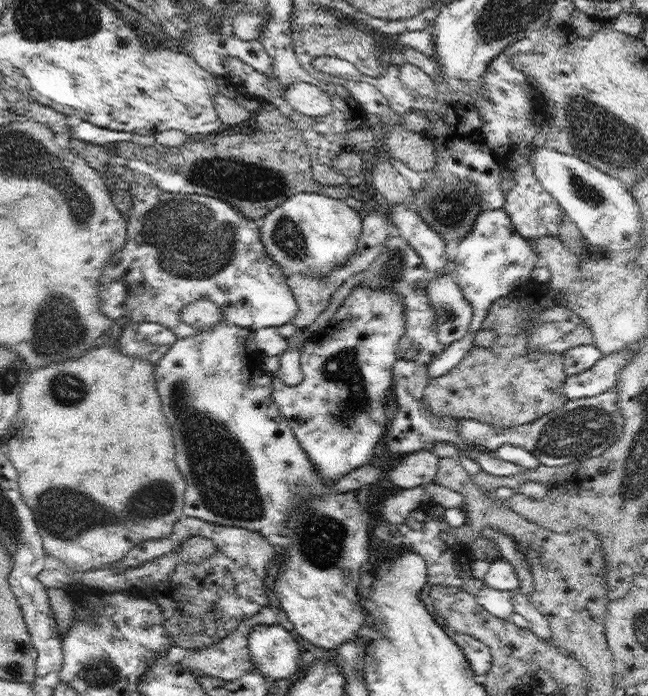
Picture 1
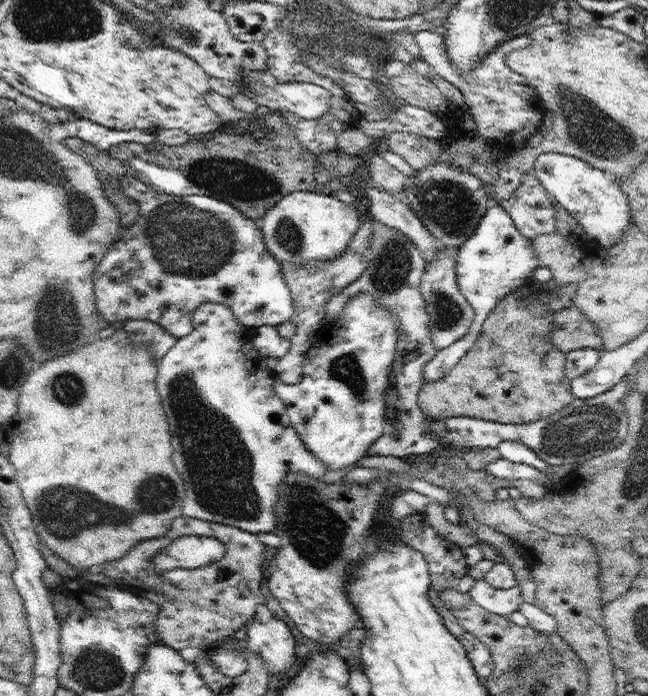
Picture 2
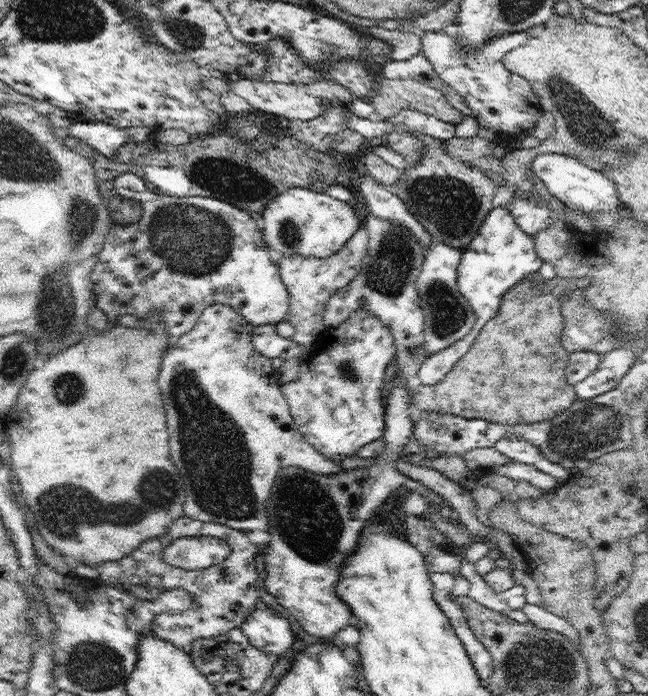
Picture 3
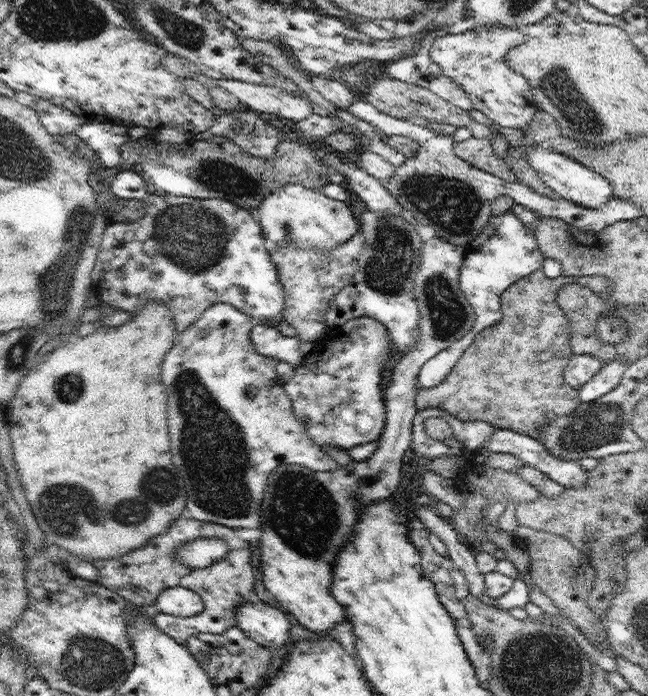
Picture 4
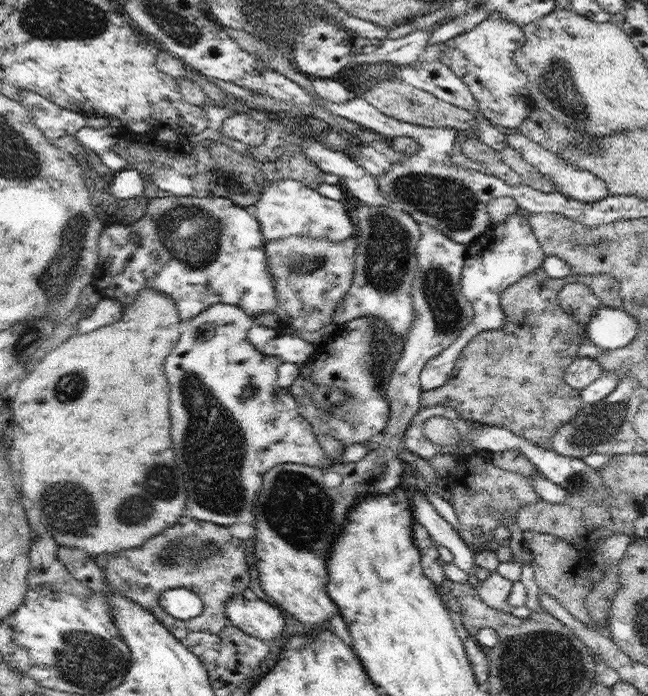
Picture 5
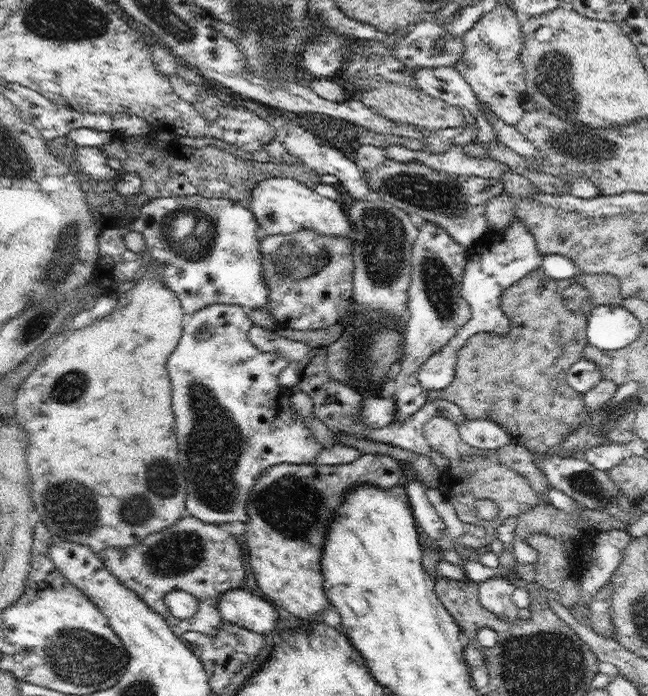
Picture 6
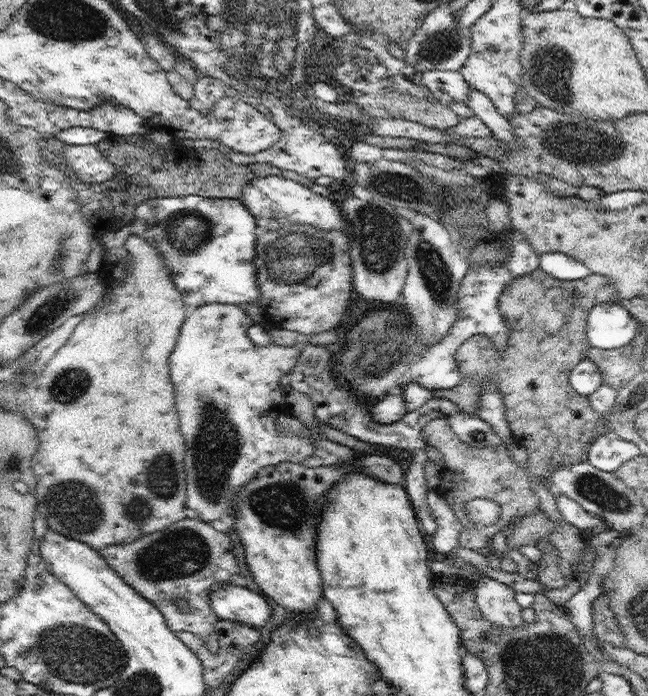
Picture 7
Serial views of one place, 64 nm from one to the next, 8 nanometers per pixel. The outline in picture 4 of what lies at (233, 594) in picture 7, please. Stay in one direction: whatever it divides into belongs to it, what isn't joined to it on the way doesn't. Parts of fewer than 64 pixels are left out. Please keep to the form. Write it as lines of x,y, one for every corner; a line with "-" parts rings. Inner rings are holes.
263,601
240,603
235,619
244,633
266,648
276,650
291,640
287,612

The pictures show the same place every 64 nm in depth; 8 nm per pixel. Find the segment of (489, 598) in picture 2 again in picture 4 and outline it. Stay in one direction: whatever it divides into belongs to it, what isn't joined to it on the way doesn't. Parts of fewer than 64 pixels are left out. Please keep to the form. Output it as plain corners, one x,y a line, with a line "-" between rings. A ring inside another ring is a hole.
422,503
419,506
419,509
416,510
417,517
428,527
429,532
434,533
442,542
446,545
448,550
448,557
451,560
453,566
458,568
466,577
466,580
469,582
469,593
477,596
479,599
488,602
488,604
493,605
502,610
512,610
512,608
524,608
526,603
529,601
529,587
524,583
523,579
517,577
514,580
514,584
509,588
509,591
502,596
497,598
497,600
489,600
483,596
485,580
483,574
478,570
477,562
475,561
475,551
472,550
472,545
470,543
463,543
462,536
459,533
459,530
455,527
452,527
454,524
451,521
447,521
442,516
438,514
437,511
434,511
430,505

